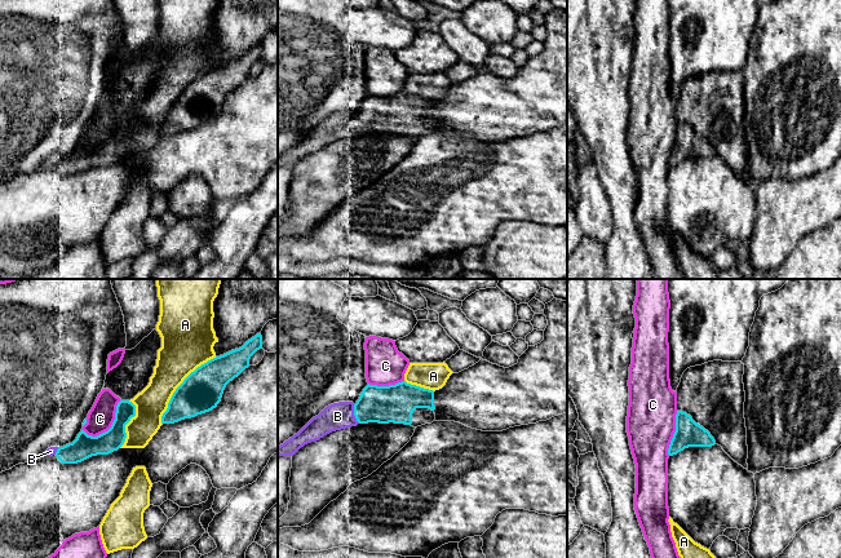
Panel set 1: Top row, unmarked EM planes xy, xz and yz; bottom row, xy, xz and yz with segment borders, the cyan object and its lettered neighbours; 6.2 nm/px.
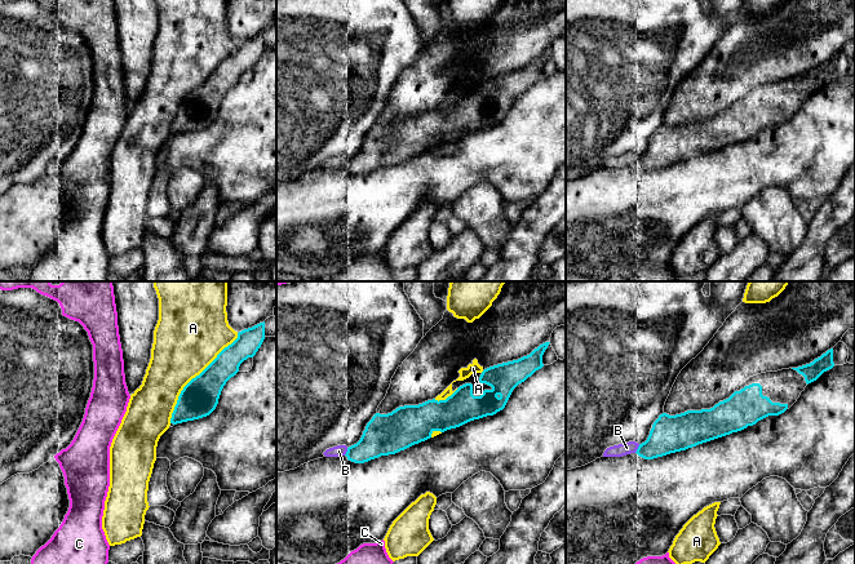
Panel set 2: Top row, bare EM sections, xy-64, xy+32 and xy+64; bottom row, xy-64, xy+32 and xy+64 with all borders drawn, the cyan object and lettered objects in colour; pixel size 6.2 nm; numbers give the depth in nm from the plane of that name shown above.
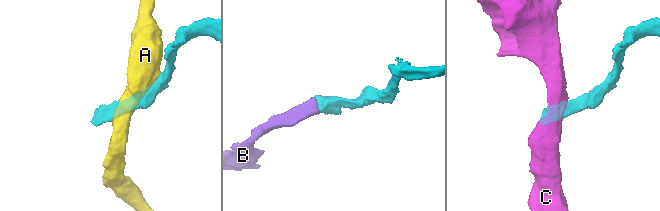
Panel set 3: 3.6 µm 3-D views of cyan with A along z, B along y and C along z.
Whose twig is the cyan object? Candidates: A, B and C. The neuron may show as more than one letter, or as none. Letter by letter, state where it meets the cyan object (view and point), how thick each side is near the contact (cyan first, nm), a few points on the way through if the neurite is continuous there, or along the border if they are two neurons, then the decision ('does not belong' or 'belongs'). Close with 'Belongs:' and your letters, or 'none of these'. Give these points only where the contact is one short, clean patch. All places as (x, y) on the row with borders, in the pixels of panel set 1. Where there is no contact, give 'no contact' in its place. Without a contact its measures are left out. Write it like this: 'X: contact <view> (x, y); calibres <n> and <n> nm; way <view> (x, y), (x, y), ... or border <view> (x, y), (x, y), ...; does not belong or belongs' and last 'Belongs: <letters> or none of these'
A: contact xy (178, 386); calibres 260 and 280 nm; does not belong
B: contact xz (354, 413); calibres 240 and 170 nm; belongs
C: contact xy (110, 428); calibres 150 and 160 nm; does not belong
Belongs: B

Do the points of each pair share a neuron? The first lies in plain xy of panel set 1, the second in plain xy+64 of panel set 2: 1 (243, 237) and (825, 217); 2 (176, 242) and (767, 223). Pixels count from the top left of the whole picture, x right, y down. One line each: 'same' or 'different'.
1: same
2: different

